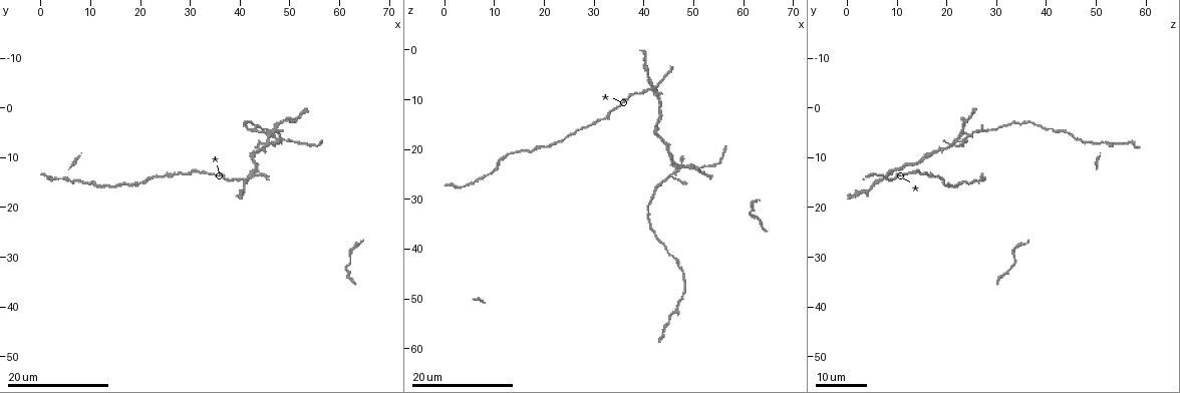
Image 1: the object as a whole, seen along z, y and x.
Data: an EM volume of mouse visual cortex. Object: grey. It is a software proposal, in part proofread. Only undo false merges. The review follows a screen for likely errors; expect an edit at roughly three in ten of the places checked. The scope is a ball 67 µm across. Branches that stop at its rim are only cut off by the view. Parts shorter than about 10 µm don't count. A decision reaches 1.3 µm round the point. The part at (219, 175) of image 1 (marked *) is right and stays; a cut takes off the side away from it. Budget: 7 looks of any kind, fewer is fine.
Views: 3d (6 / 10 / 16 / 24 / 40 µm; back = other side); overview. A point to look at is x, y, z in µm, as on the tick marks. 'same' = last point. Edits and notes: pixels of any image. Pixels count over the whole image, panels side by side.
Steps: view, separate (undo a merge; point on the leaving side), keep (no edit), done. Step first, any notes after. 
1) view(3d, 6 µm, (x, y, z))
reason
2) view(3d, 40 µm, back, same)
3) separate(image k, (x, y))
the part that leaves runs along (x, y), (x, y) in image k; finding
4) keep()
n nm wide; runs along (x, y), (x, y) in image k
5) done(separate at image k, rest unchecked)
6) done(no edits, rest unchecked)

view(3d, 16 µm, (47.0, 5.5, 24.5))
two arms in line, one across

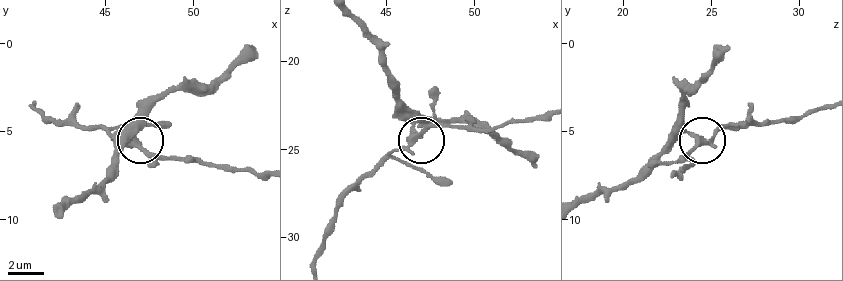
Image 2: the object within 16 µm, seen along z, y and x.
view(3d, 6 µm, (46.6, 5.7, 24.3))
zoom in

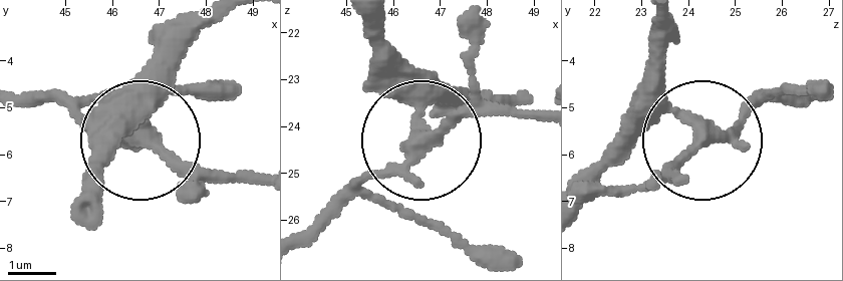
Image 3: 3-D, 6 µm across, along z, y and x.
separate(image 3, (197, 170))
270 nm wide; the part that leaves runs along (416, 147), (372, 171), (301, 243) in image 3; a second cell is stuck on

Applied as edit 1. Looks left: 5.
view(overview)

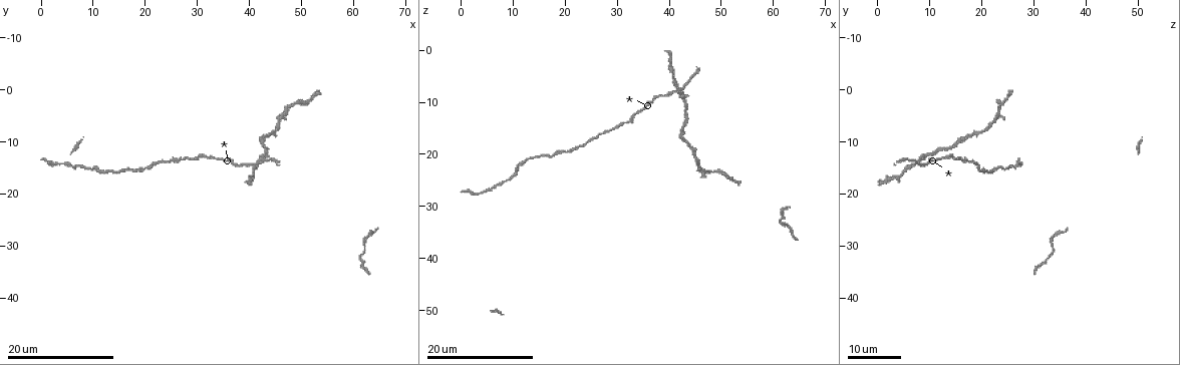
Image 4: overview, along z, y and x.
view(3d, 16 µm, (41.5, 14.5, 6.5))
four-way junction

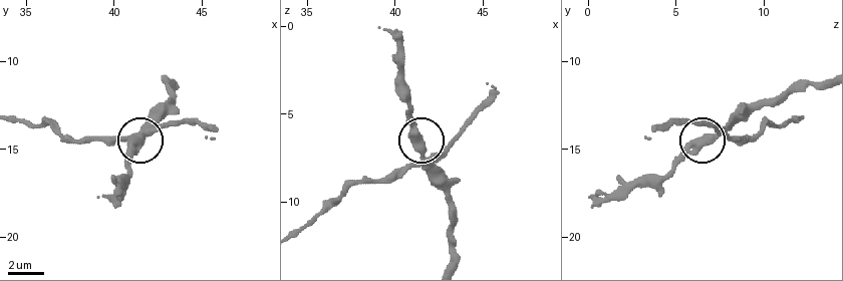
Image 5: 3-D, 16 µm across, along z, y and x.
view(3d, 10 µm, (41.5, 14.4, 6.9))
zoom in

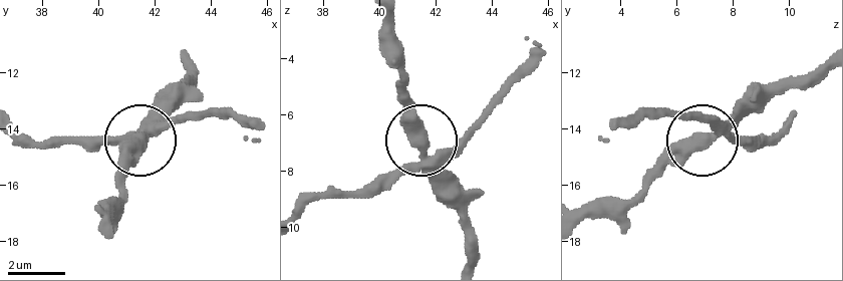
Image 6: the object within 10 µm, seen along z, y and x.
keep()
4 arms; runs along (298, 216), (413, 166), (420, 129), (401, 88) in image 6; one cell here

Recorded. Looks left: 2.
view(3d, 24 µm, (16.0, 15.5, 20.0))
thick turns thin

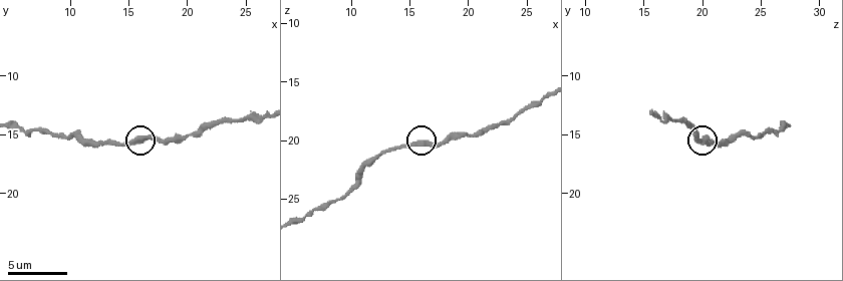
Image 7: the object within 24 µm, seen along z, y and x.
view(3d, 6 µm, (15.6, 15.4, 20.4))

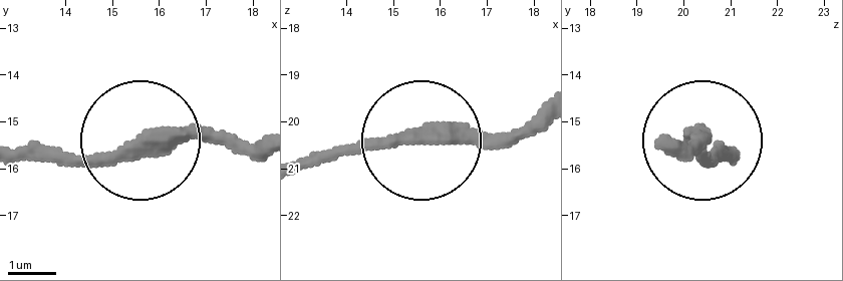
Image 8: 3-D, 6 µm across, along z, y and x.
keep()
310 nm wide; runs along (675, 141), (699, 132), (720, 157) in image 8; continuous, no second cell

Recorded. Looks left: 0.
done(separate at image 3, rest unchecked)

